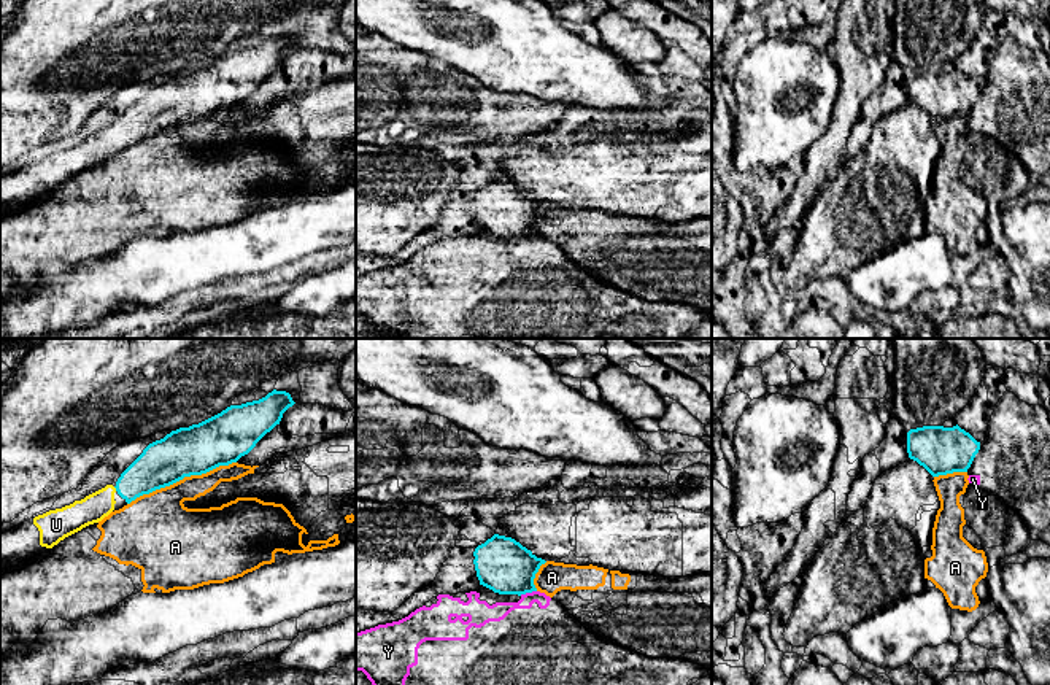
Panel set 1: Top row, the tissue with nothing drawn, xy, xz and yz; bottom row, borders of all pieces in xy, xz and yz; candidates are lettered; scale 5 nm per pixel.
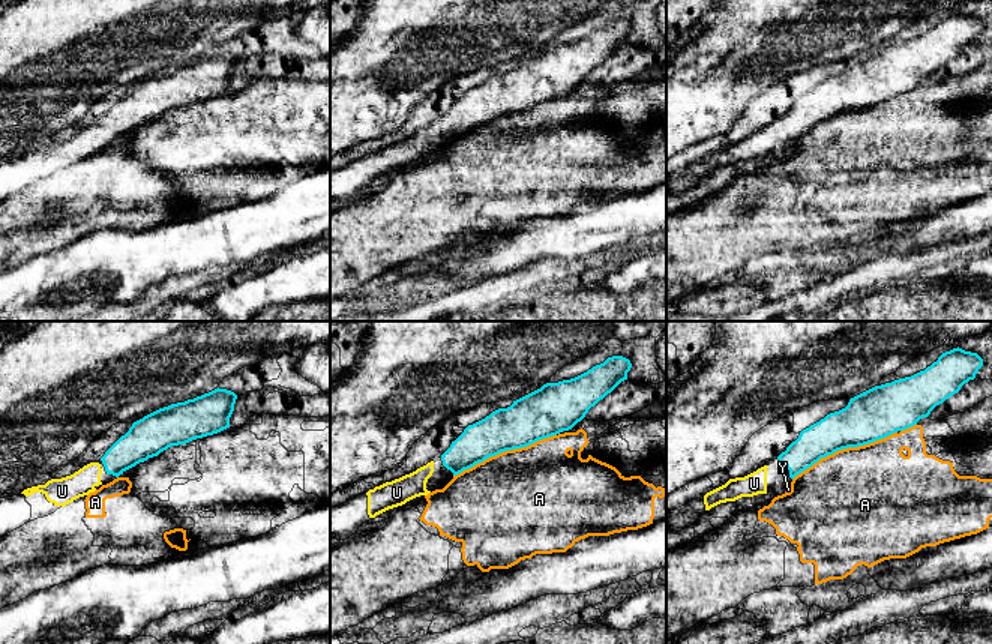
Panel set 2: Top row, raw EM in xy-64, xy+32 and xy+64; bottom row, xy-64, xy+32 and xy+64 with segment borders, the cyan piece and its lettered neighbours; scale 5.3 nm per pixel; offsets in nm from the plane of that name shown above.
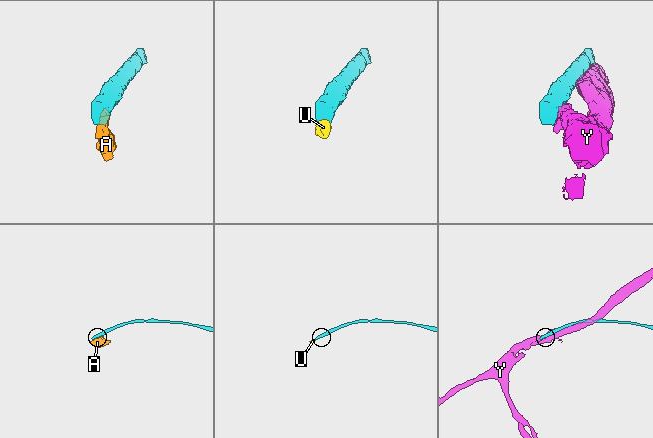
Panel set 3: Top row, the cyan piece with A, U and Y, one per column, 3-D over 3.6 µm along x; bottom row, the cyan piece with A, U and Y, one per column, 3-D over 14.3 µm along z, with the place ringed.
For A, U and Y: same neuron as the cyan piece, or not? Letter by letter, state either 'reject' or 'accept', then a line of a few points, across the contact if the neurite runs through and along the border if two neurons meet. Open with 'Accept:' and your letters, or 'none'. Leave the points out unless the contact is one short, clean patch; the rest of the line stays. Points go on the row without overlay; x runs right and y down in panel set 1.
Accept: U
A: reject
U: accept; line xy (159, 110), (129, 131), (115, 131), (94, 151)
Y: reject

